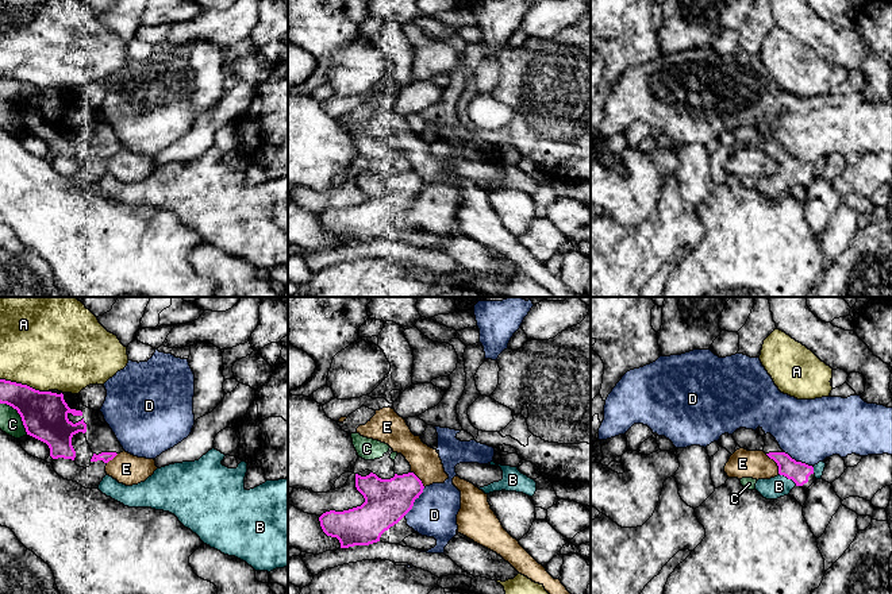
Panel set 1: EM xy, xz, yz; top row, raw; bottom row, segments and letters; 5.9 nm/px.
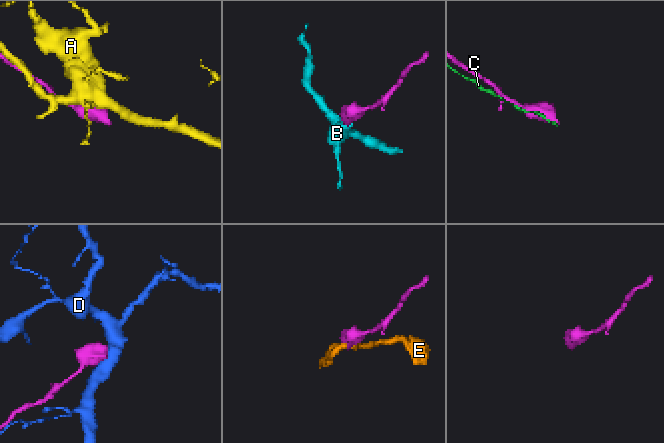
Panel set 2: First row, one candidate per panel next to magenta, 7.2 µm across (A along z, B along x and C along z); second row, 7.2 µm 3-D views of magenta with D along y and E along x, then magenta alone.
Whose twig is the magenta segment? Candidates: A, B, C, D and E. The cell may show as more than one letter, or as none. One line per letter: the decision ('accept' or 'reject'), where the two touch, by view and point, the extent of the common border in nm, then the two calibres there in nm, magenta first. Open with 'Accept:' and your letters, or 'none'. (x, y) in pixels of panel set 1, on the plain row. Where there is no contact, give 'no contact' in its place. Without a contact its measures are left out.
Accept: B
A: reject; contact xy (25, 83); length 300 nm; calibres 280 and 480 nm
B: accept; contact yz (788, 176); length 120 nm; calibres 120 and 130 nm
C: reject; contact xy (19, 111); length 260 nm; calibres 280 and 130 nm
D: reject; contact xz (414, 199); length 200 nm; calibres 280 and 280 nm
E: reject; contact yz (776, 159); length 160 nm; calibres 120 and 170 nm

